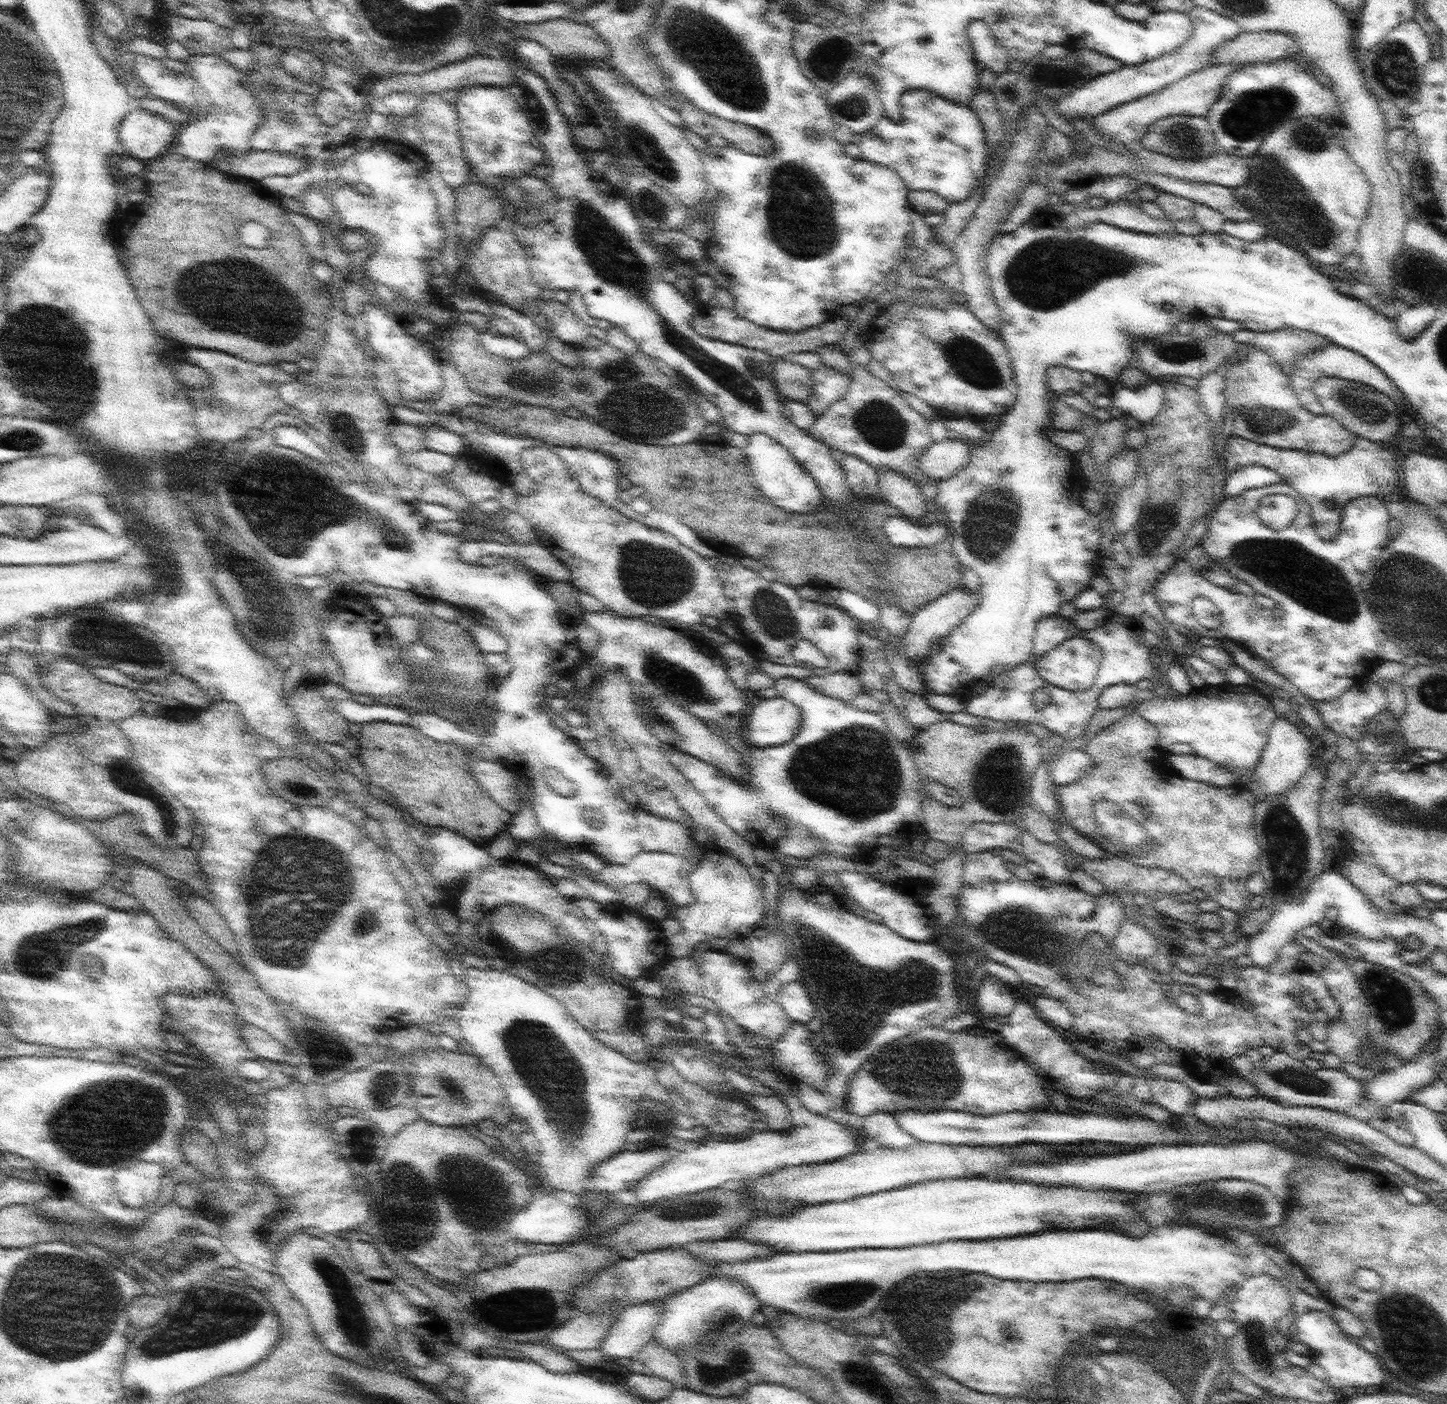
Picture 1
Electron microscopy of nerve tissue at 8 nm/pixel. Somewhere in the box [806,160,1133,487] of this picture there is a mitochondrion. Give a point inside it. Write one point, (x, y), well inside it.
(1028, 279)

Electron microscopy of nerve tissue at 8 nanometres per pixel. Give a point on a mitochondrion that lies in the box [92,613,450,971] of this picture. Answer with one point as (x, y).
(126, 776)

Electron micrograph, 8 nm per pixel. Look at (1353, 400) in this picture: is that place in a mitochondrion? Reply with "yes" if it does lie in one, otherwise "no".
yes

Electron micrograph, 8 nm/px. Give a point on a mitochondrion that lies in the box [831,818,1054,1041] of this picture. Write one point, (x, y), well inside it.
(916, 982)

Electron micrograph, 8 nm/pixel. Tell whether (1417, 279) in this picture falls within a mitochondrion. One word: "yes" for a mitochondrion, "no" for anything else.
no

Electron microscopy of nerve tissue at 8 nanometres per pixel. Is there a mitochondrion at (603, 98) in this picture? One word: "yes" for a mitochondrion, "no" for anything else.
no

